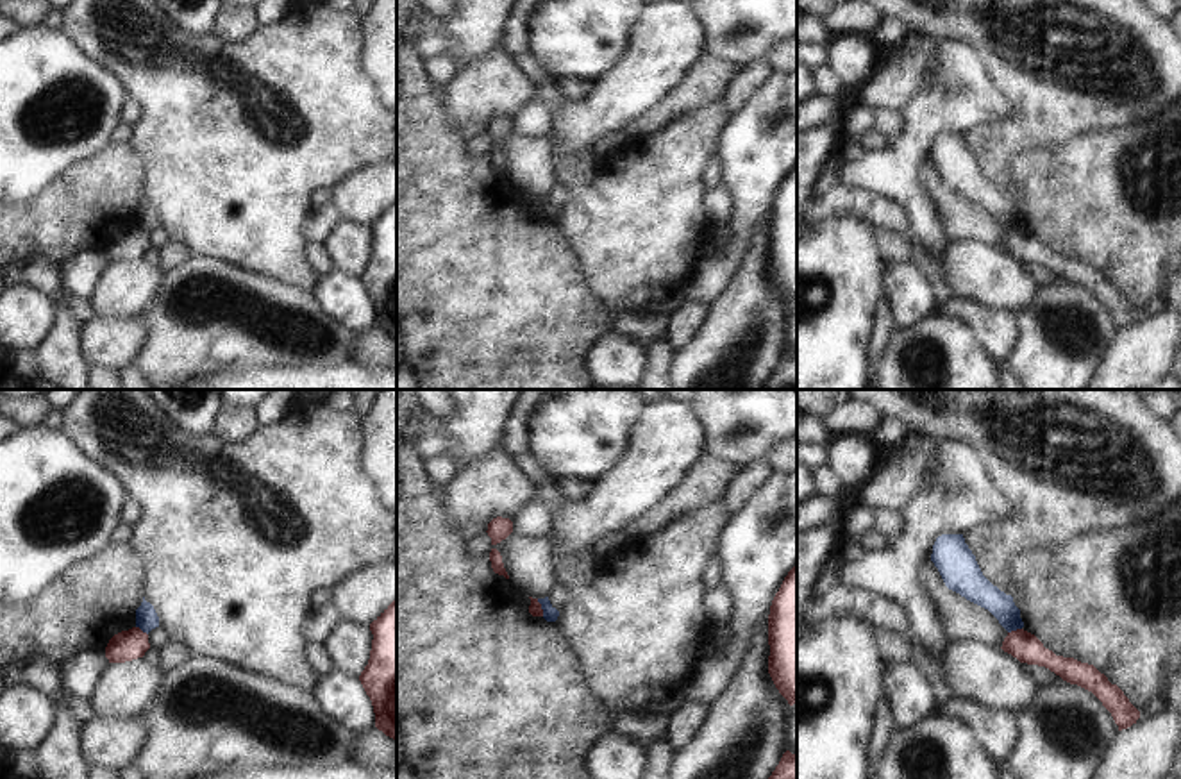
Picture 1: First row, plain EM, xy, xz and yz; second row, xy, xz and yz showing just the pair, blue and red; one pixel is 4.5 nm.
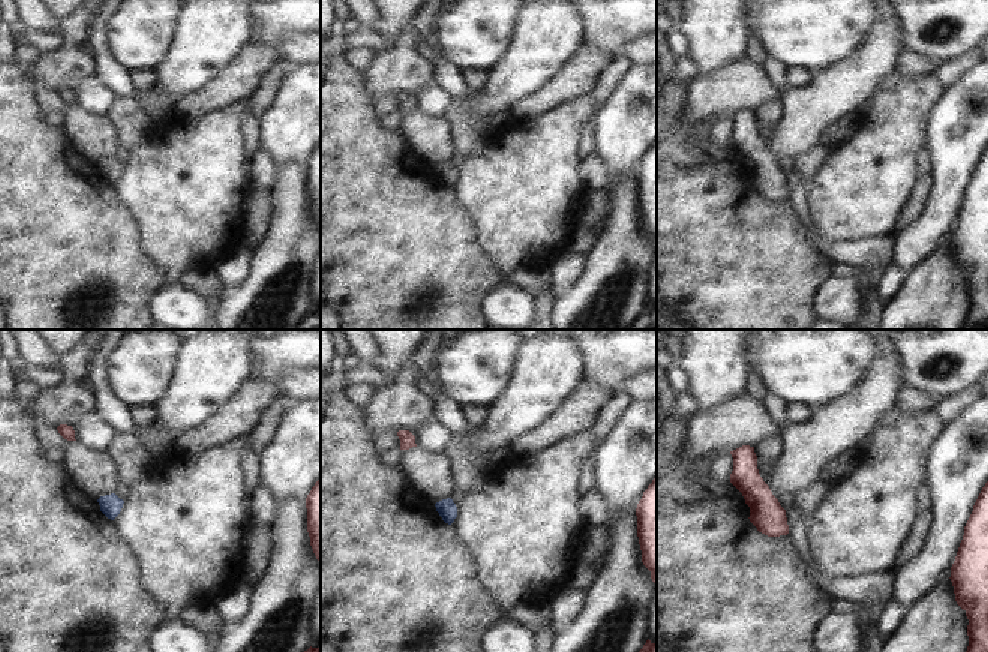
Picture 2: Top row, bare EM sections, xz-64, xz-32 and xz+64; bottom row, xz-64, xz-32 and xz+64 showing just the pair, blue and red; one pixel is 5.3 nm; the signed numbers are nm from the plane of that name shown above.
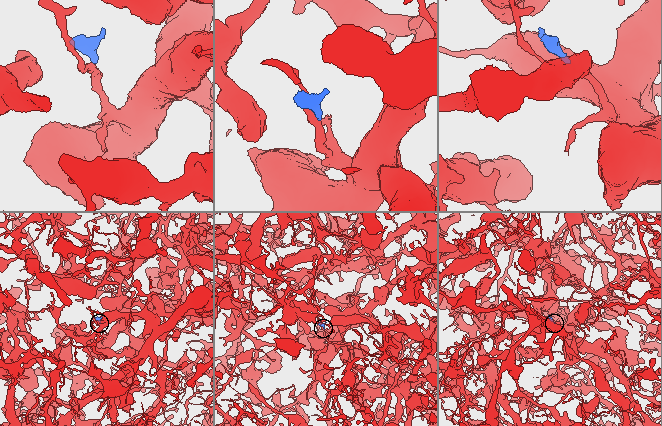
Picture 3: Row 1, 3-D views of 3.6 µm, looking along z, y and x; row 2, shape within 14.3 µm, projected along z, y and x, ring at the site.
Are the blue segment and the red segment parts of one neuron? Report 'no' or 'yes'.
no

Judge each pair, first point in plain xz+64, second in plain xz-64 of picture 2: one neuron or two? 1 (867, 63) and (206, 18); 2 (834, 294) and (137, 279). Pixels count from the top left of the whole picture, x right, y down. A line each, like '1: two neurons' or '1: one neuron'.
1: one neuron
2: two neurons

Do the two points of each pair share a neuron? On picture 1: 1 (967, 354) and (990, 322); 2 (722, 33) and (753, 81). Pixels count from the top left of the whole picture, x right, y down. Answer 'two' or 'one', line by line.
1: two
2: two

